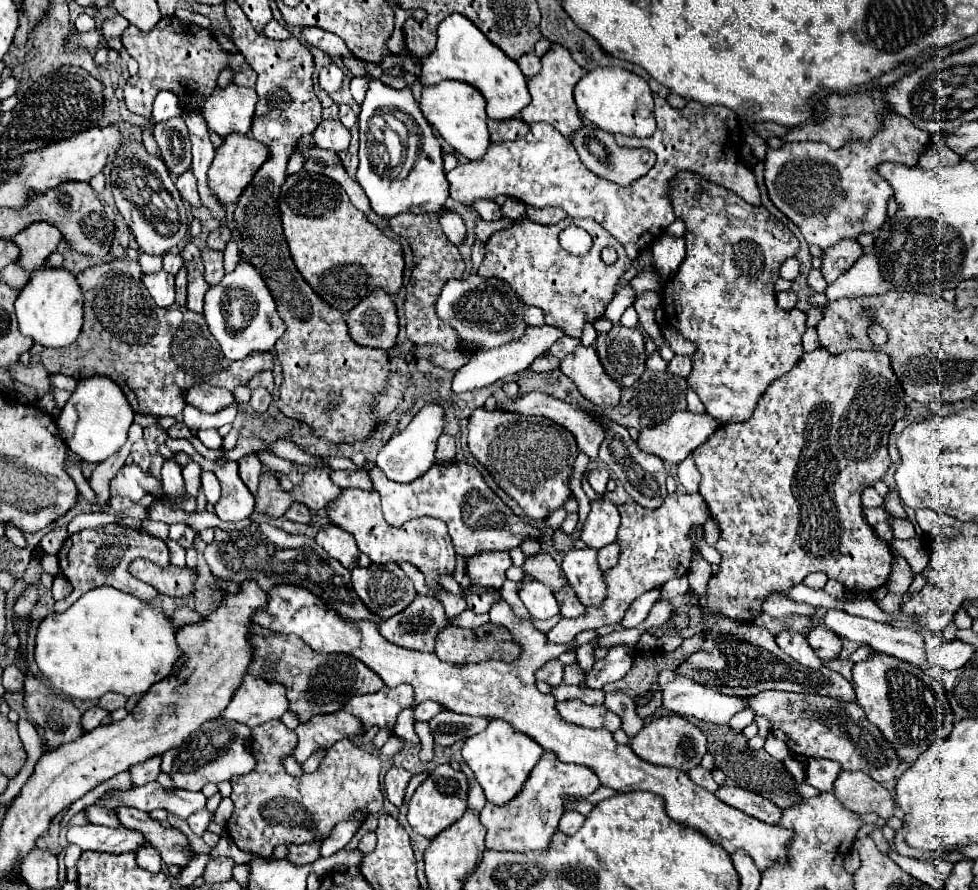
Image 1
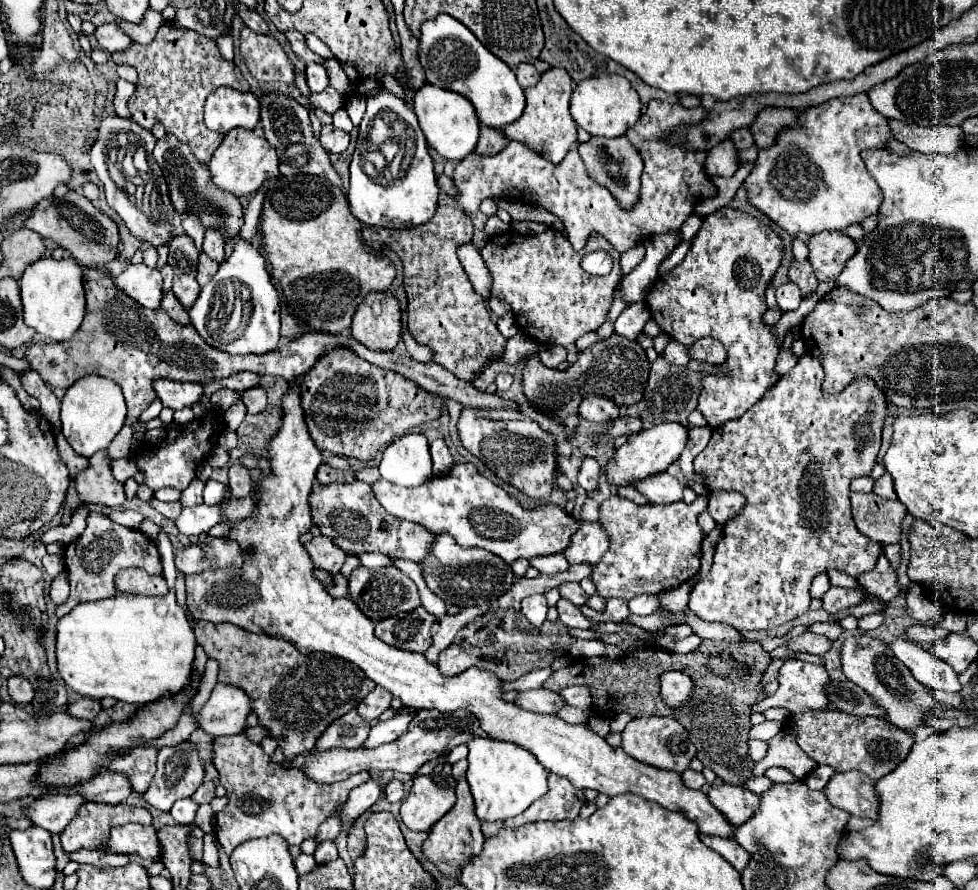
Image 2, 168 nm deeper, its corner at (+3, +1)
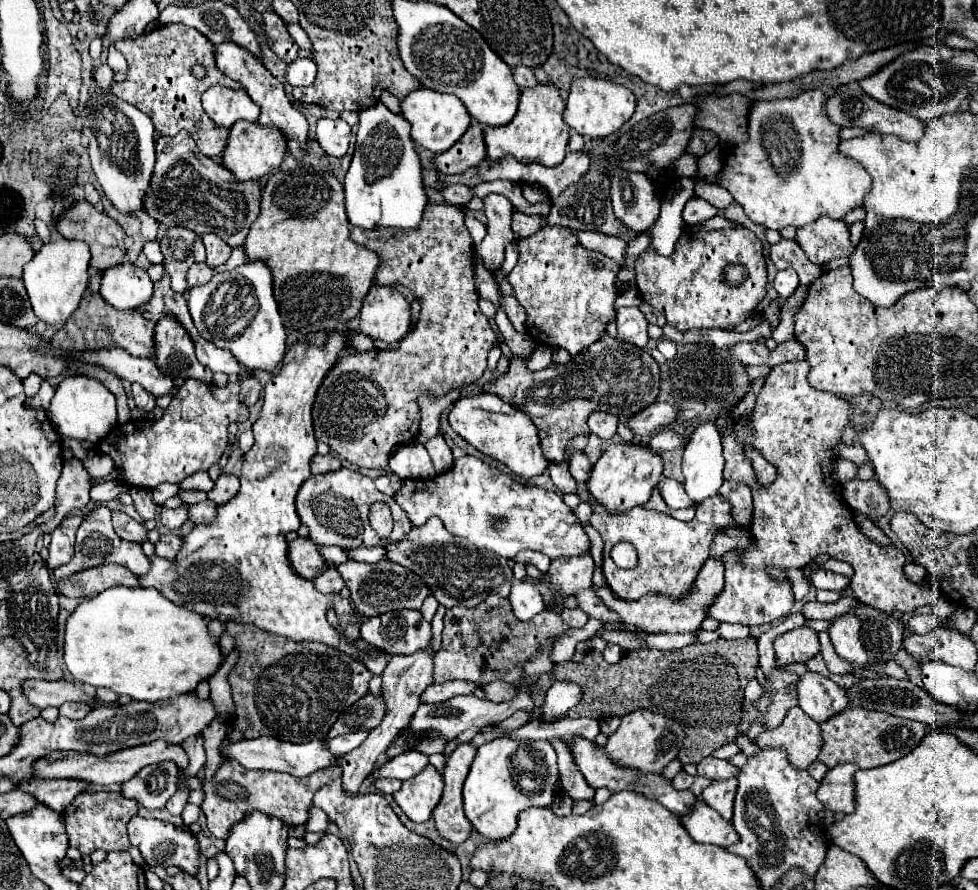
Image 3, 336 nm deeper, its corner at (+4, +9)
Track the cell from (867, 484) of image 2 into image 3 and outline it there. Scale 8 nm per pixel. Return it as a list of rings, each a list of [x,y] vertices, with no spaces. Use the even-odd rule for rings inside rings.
[[[839,458],[835,462],[835,470],[833,470],[833,478],[839,482],[839,484],[845,484],[849,480],[853,480],[857,476],[857,464],[849,462],[849,460],[843,460]]]

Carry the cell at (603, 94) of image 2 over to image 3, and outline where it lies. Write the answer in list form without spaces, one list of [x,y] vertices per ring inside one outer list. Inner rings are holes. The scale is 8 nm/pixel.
[[[579,78],[571,82],[571,90],[565,104],[565,124],[583,138],[607,138],[617,132],[635,112],[635,96],[625,86],[599,78]]]

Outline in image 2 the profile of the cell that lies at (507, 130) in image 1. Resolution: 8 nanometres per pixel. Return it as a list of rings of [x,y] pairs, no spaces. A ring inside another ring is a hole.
[[[480,126],[480,140],[476,144],[476,154],[496,154],[500,150],[504,150],[504,146],[508,144],[508,138],[504,138],[502,130],[492,130],[490,126]]]

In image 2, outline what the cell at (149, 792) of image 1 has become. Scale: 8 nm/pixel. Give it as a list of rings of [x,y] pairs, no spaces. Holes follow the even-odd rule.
[[[44,794],[26,808],[26,814],[36,826],[60,834],[74,818],[76,810],[80,810],[80,806],[86,802],[88,800],[82,794]]]

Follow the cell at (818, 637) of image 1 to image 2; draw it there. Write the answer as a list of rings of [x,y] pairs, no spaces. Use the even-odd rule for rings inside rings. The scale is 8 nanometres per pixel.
[[[804,632],[796,640],[788,642],[794,652],[808,652],[808,654],[826,654],[832,648],[832,642],[826,636],[818,636],[812,632]]]

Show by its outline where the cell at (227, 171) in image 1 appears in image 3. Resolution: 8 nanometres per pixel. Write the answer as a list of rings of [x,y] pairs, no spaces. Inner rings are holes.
[[[235,122],[229,134],[229,142],[225,148],[225,154],[221,158],[223,166],[229,168],[239,182],[245,180],[259,180],[275,170],[279,170],[283,158],[287,154],[287,138],[283,132],[275,130],[273,126],[259,126],[257,122]]]

